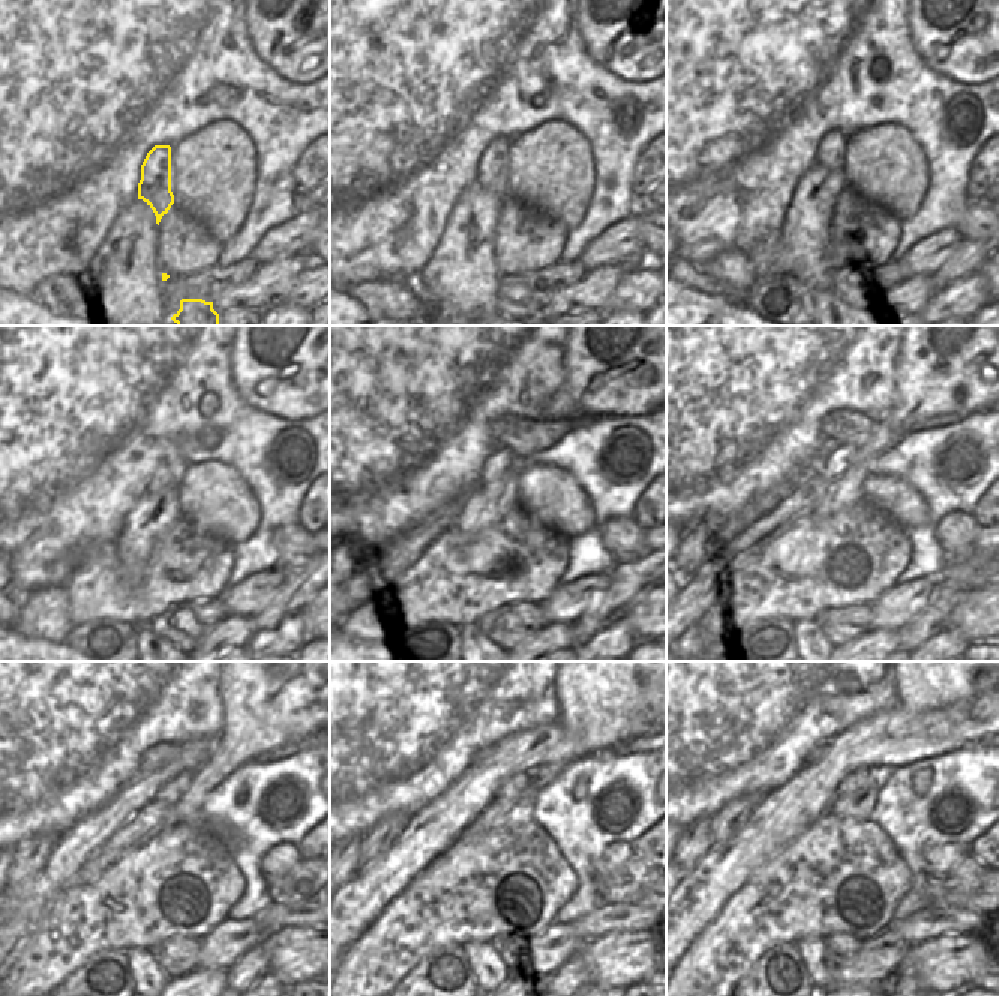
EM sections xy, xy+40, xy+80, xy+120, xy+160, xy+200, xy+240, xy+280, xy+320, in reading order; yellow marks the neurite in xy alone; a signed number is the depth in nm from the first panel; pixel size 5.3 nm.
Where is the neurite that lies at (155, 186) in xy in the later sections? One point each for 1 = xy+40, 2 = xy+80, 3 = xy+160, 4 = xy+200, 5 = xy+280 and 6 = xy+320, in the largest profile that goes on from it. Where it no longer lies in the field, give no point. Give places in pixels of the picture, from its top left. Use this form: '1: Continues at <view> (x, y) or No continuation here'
1: Continues at xy+40 (492, 168)
2: Continues at xy+80 (831, 152)
3: Continues at xy+160 (498, 471)
4: Continues at xy+200 (849, 452)
5: Continues at xy+280 (512, 788)
6: Continues at xy+320 (857, 779)

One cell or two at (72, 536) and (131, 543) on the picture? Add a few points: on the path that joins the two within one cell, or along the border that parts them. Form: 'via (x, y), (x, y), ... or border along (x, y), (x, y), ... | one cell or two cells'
border along (131, 510), (111, 548) | two cells

